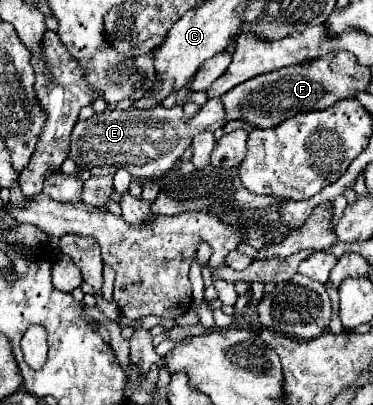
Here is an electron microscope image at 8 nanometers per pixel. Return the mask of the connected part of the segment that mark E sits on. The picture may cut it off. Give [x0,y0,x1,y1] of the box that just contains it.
[70,97,226,181]

